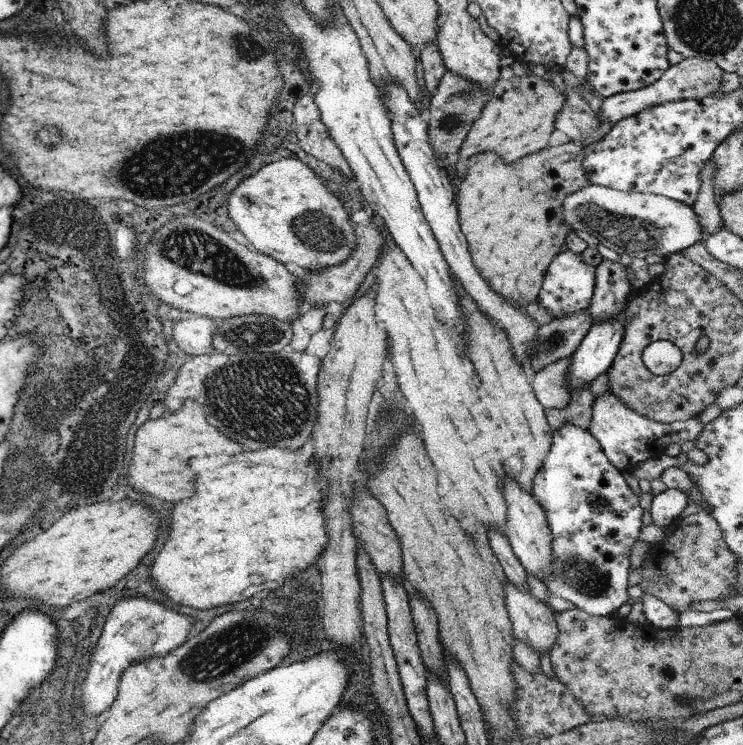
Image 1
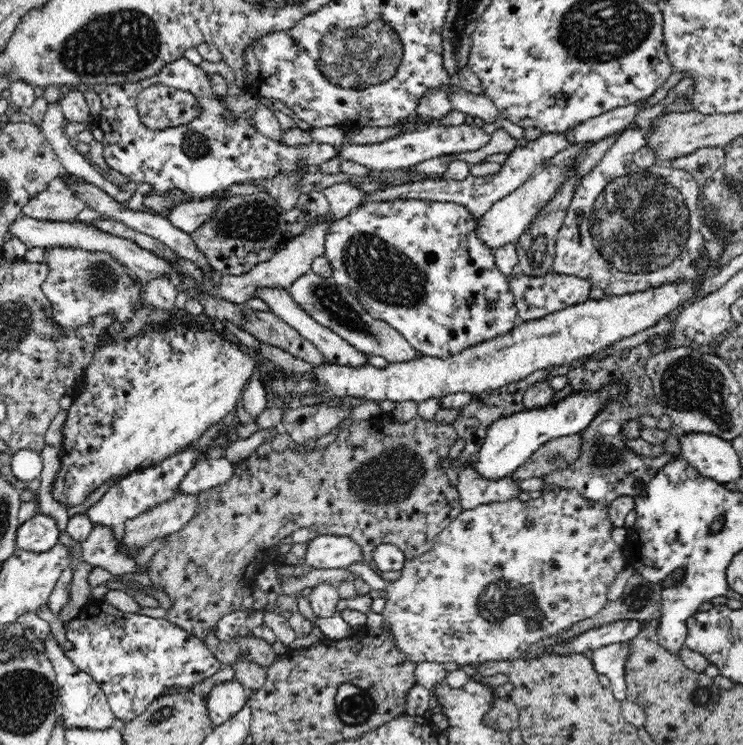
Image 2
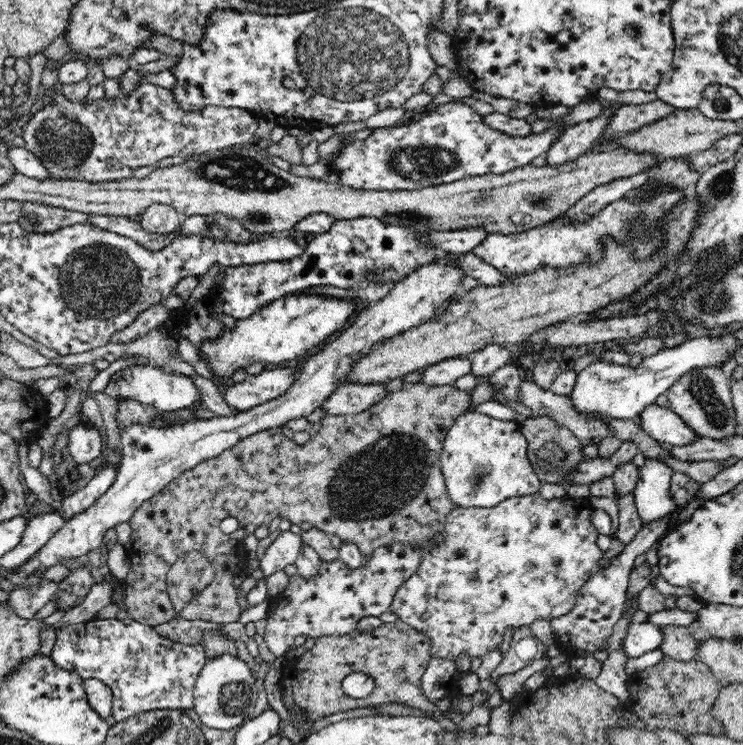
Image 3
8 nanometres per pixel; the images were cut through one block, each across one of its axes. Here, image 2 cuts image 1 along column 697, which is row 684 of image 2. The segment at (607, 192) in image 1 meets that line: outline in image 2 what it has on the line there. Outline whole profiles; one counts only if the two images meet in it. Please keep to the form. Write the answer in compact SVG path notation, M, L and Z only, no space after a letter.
M228 681L217 685L206 696L206 704L209 707L212 724L215 727L226 721L242 710L249 691L236 681Z

